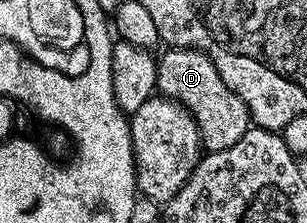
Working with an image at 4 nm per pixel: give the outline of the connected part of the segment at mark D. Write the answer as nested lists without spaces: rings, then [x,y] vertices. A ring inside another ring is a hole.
[[[171,47],[163,51],[165,53],[159,54],[156,62],[156,89],[163,96],[171,97],[179,105],[186,106],[196,121],[200,140],[207,152],[222,151],[249,129],[244,126],[244,121],[240,121],[240,117],[244,117],[244,111],[247,109],[246,103],[242,103],[242,99],[238,99],[238,95],[234,95],[234,91],[230,91],[226,83],[222,83],[222,75],[218,75],[214,63],[210,63],[206,53],[201,53],[199,49]]]

